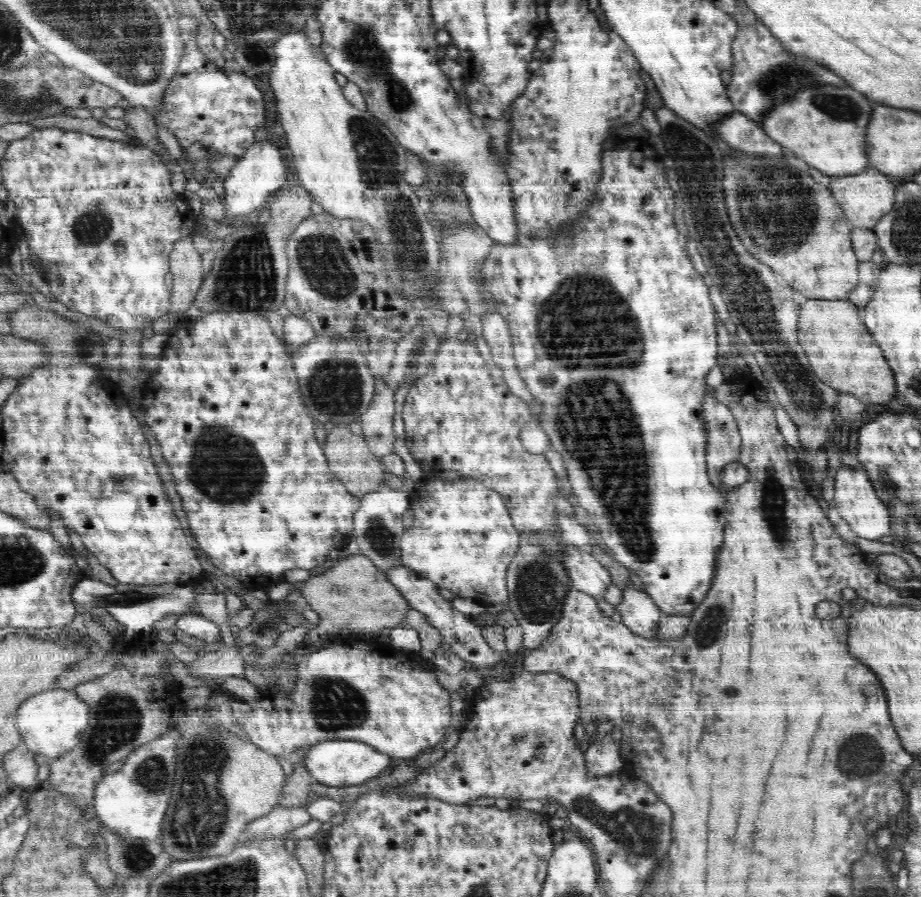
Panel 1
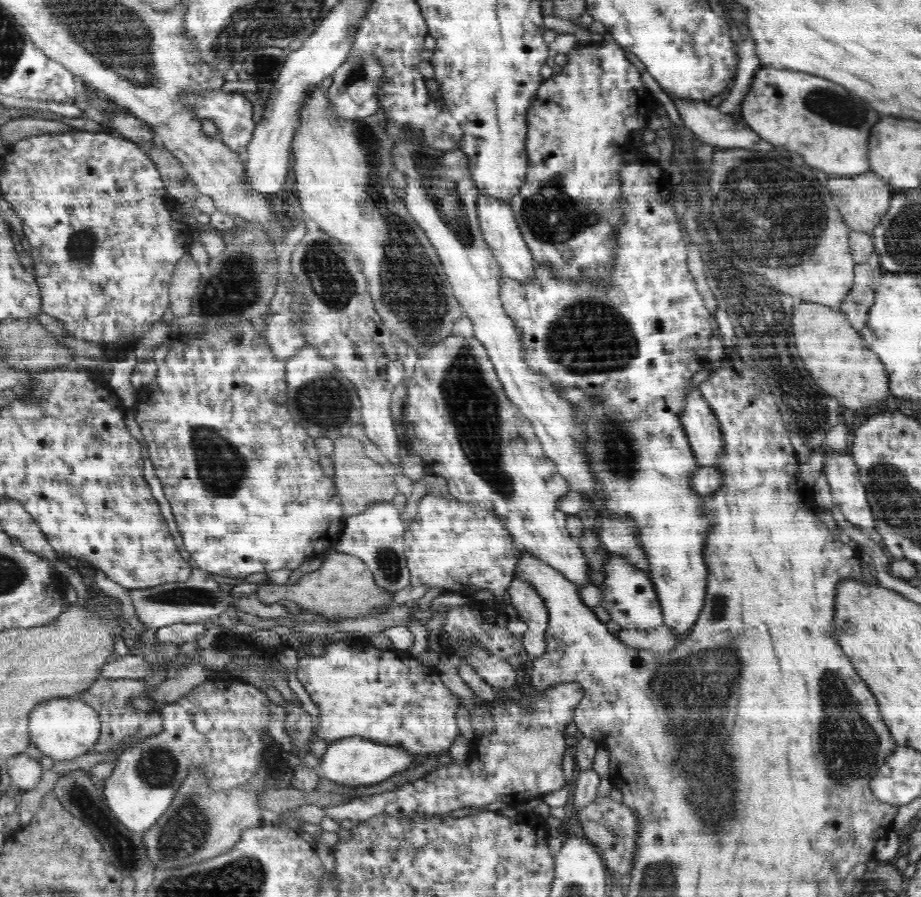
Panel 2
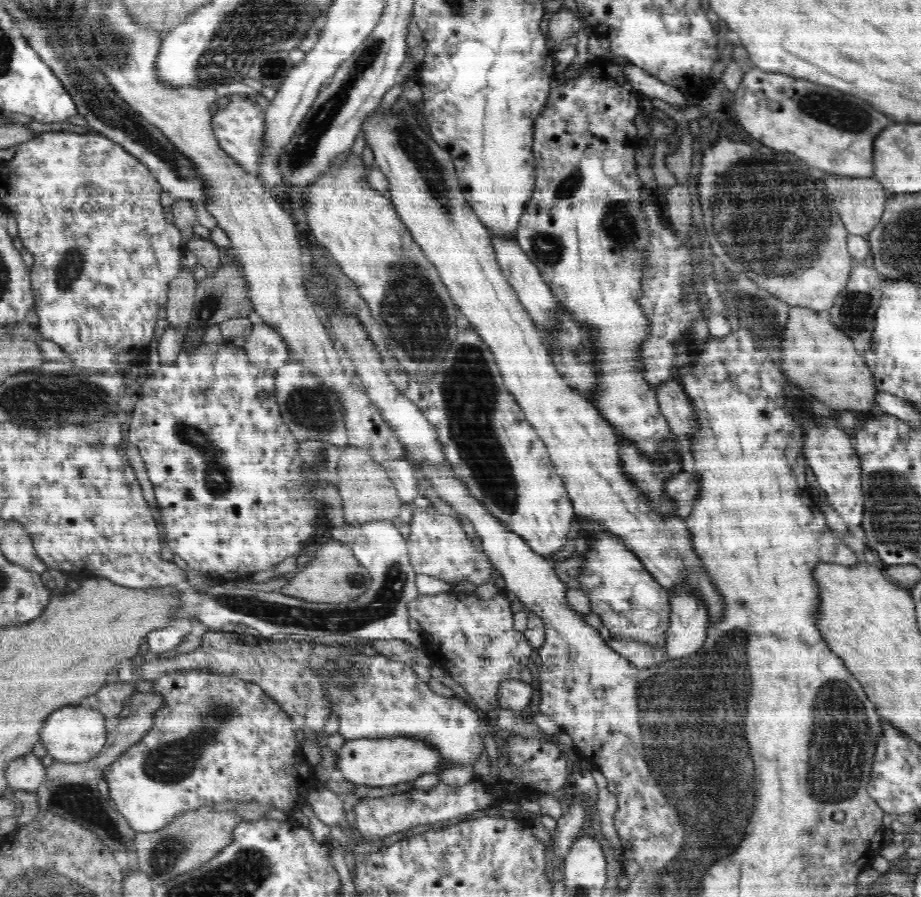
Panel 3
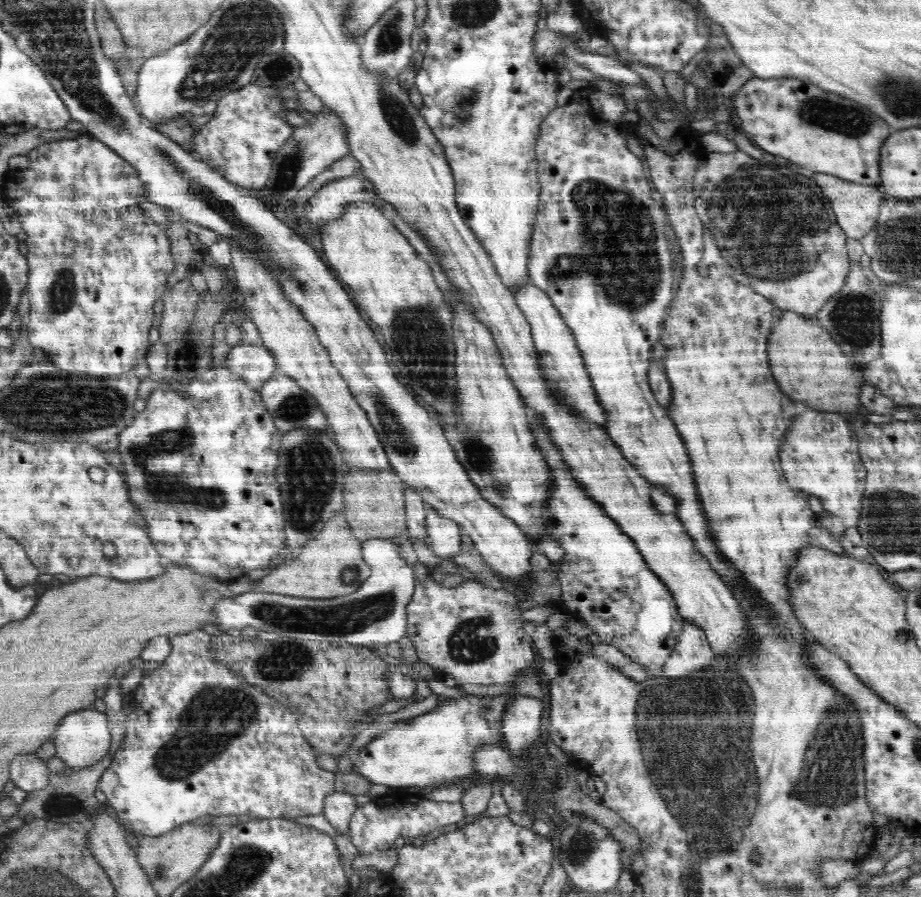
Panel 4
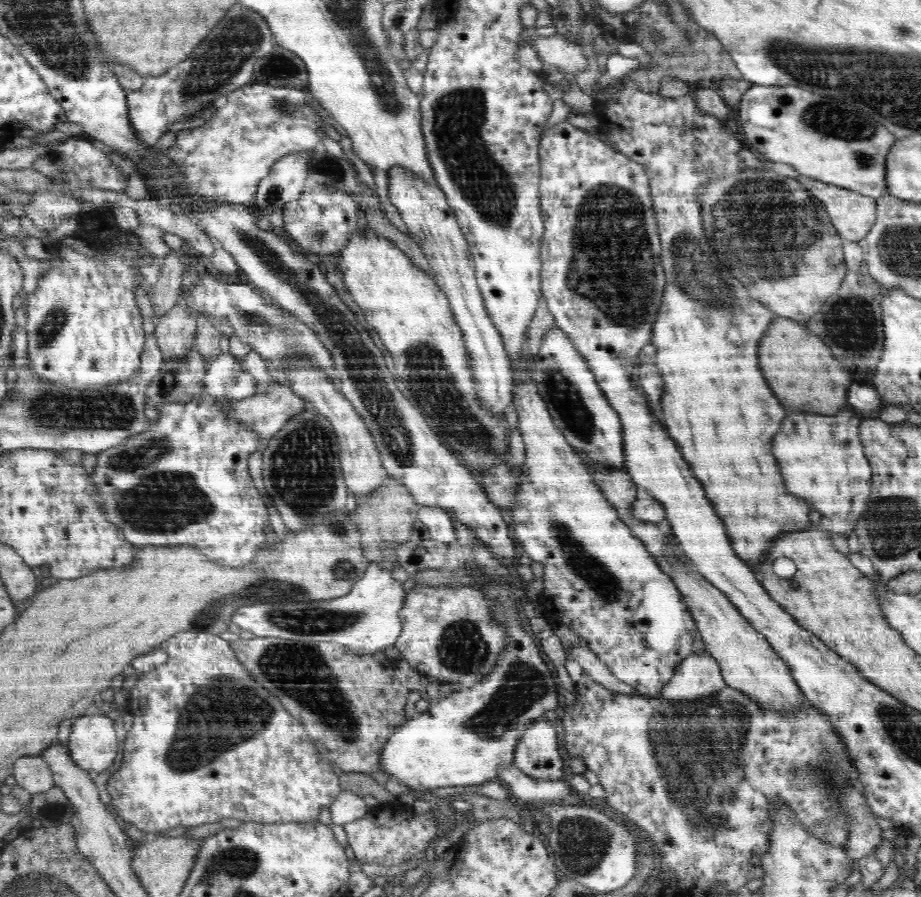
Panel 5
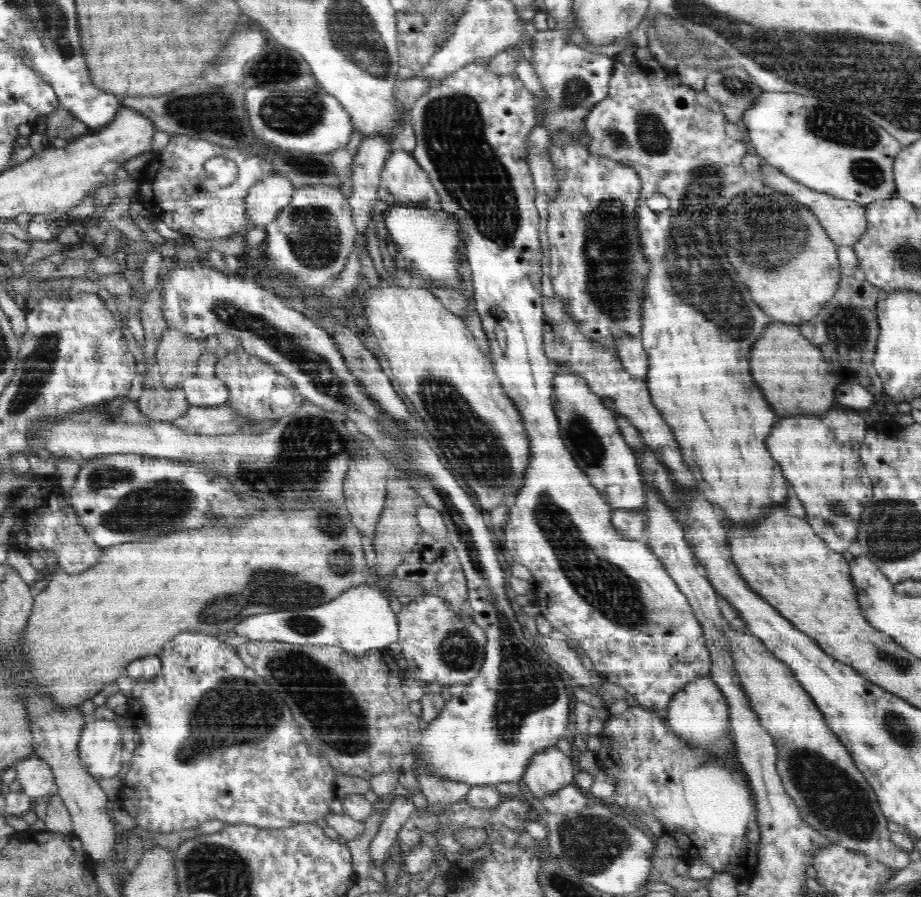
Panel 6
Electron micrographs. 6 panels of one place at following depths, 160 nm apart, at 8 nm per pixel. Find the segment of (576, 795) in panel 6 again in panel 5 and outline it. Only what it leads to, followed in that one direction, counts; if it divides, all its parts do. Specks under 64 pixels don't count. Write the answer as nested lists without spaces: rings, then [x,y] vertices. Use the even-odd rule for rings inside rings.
[[[514,763],[498,768],[497,780],[504,782],[520,802],[566,800],[570,798],[572,787],[564,780],[536,780],[526,776]]]

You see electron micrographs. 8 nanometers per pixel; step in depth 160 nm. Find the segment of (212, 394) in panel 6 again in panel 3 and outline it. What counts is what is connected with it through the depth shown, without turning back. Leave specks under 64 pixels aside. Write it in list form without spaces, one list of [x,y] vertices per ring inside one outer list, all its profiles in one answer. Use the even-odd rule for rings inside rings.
[[[262,322],[253,326],[243,349],[249,363],[263,370],[277,370],[290,360],[288,347],[277,333],[277,328]]]

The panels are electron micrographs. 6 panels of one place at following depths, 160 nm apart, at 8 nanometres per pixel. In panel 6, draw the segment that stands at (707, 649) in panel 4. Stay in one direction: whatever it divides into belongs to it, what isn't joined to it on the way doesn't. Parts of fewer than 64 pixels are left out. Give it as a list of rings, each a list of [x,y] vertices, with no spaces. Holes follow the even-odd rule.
[[[698,676],[688,682],[672,702],[668,704],[665,717],[669,720],[671,731],[692,748],[701,748],[718,758],[726,758],[728,752],[735,750],[729,710],[726,697],[720,692],[718,685],[709,676]]]

